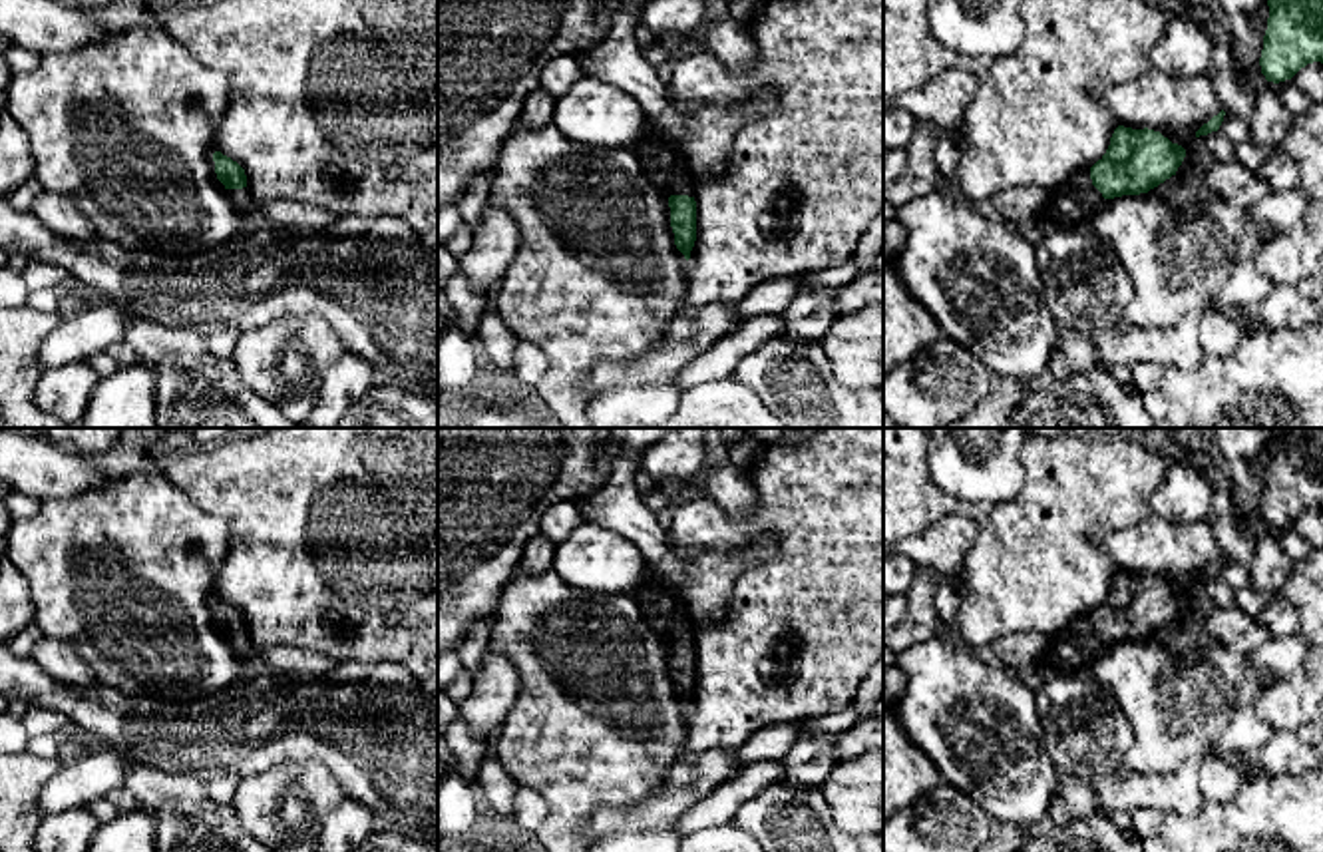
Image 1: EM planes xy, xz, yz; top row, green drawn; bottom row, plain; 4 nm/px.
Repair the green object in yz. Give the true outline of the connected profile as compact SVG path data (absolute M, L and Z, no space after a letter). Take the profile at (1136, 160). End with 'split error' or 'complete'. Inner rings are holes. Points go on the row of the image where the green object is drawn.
M1118 125L1106 153L1088 169L1054 187L1042 213L1042 231L1088 227L1104 199L1140 195L1158 187L1186 157L1186 149L1160 131Z; split error

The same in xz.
M641 133L631 149L649 181L668 197L674 245L688 261L696 241L696 201L694 173L686 157L674 145L647 133Z; split error

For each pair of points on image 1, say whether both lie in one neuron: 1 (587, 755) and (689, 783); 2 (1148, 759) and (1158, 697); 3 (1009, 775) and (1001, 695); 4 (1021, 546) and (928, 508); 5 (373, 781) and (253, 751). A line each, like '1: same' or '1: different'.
1: different
2: same
3: same
4: same
5: same

